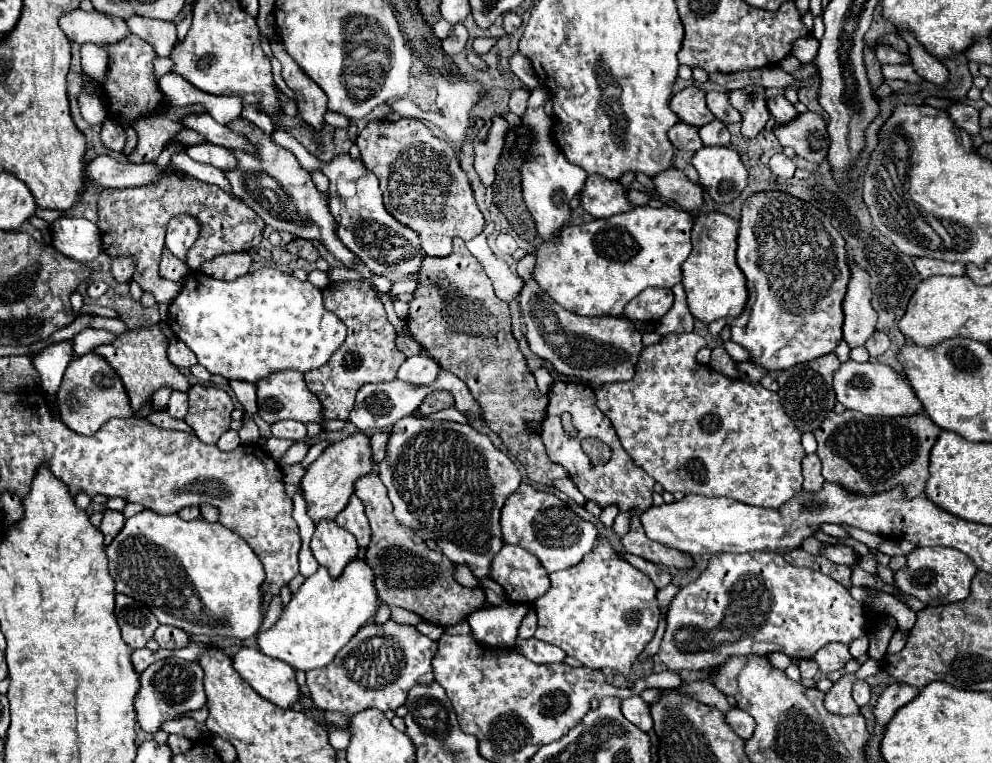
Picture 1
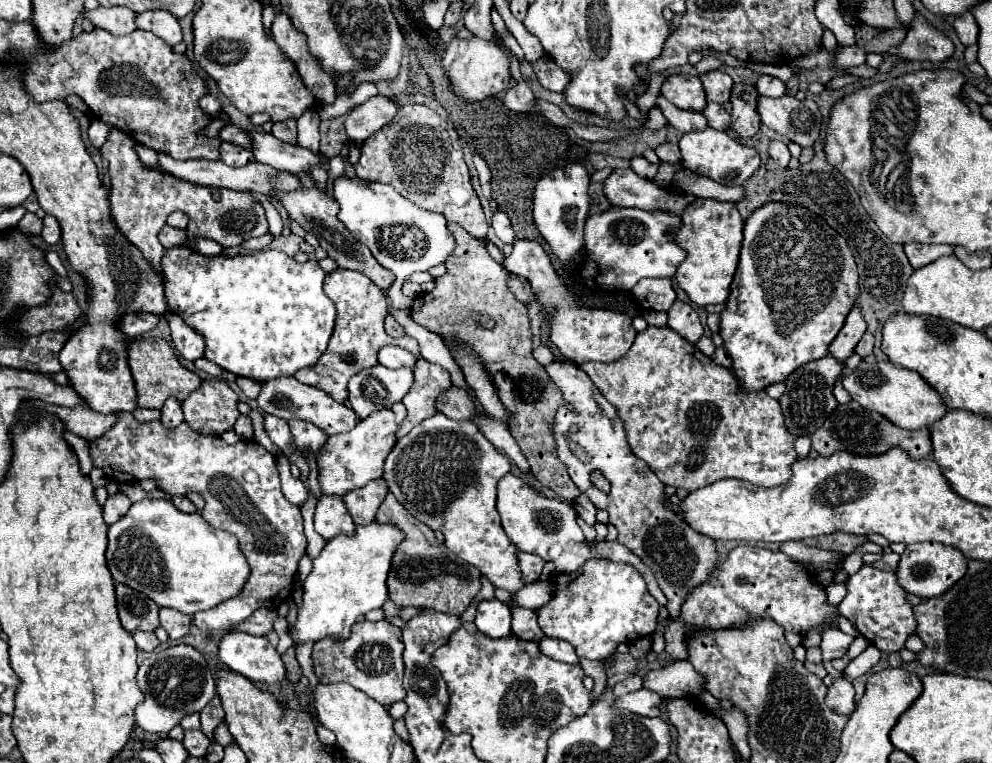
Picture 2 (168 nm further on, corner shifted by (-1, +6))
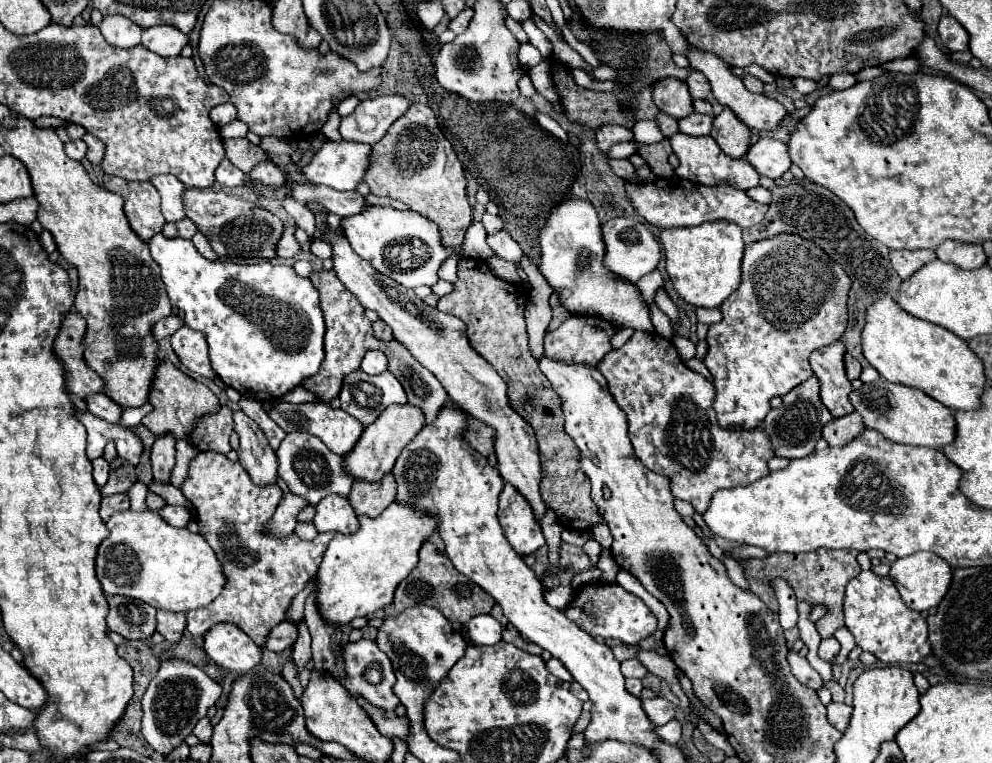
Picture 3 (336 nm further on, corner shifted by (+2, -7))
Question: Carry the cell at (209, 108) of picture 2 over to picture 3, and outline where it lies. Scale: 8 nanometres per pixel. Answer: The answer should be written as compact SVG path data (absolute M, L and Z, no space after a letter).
M229 103L215 105L215 107L211 109L211 113L209 113L211 121L213 121L217 127L223 127L223 125L227 125L227 123L233 123L233 121L235 121L235 115L237 115L237 111L235 111L235 107L229 105Z

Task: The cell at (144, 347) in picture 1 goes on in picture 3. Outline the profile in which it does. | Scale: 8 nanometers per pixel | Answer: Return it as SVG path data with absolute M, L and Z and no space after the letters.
M159 361L157 369L155 369L155 377L153 377L151 391L149 391L149 403L153 405L153 411L149 415L145 415L141 423L155 435L173 433L175 439L185 439L189 435L191 427L195 425L197 417L211 415L219 409L219 399L203 383L181 373L169 361Z

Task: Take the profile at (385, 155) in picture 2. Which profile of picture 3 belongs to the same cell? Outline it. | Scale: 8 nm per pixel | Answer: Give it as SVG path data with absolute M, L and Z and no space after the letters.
M411 105L407 113L389 127L389 133L373 145L371 163L363 181L373 195L401 201L409 209L437 221L447 245L461 245L465 241L465 233L473 223L473 211L465 197L463 167L427 105Z

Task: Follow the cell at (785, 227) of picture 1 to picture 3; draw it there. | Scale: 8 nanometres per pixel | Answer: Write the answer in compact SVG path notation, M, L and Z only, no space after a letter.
M795 233L761 239L745 247L739 287L721 303L723 319L709 327L709 351L703 359L713 375L717 397L713 409L721 427L757 427L769 413L771 397L783 397L813 375L809 353L841 339L847 327L847 299L851 281L843 267L819 245Z

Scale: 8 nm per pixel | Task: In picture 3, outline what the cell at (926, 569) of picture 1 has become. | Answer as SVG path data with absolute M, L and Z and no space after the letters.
M921 551L921 553L913 553L909 557L897 559L895 563L891 563L891 571L889 571L891 581L895 583L901 599L905 601L905 605L913 611L929 611L933 607L937 607L941 603L941 599L945 597L949 585L951 585L951 577L953 577L953 569L949 567L949 563L941 557L937 557L935 553L929 551Z

